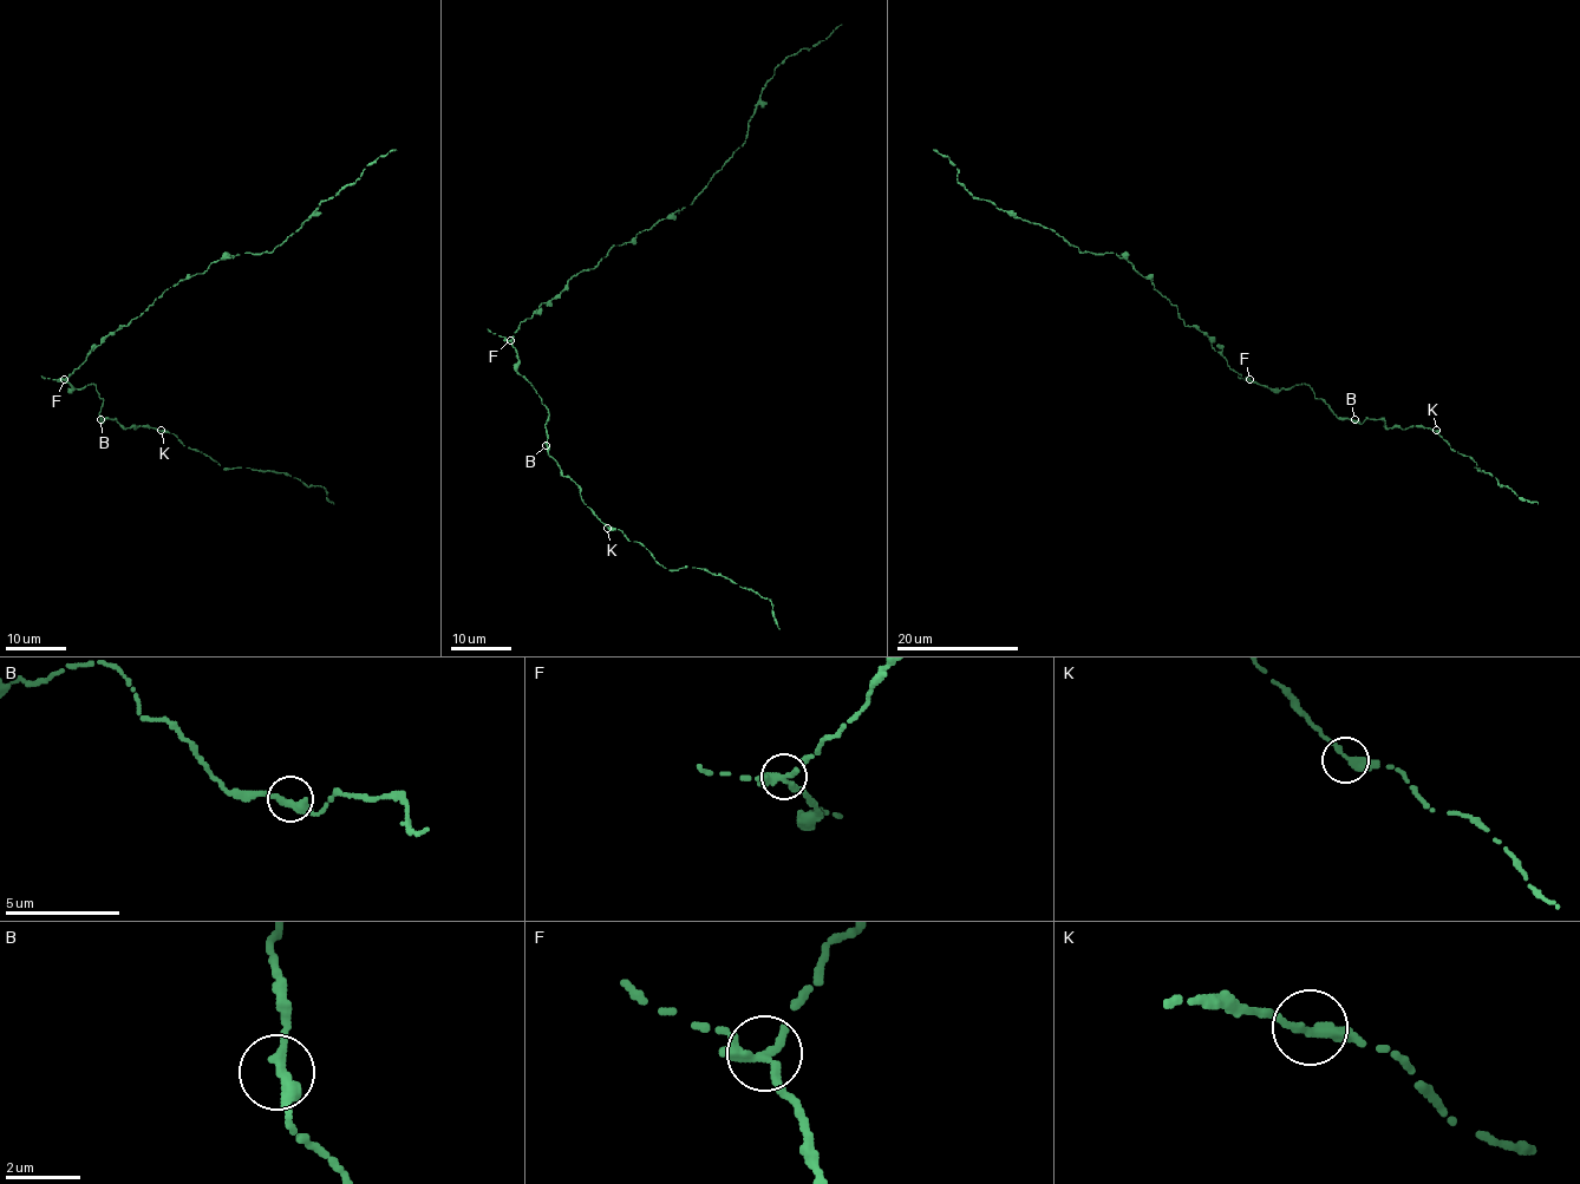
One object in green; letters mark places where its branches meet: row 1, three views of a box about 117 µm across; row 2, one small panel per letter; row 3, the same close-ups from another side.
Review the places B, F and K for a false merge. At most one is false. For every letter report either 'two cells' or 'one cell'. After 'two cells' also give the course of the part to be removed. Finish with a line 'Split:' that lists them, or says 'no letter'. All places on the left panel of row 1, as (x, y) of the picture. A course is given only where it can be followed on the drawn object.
B: one cell
F: two cells; course (64, 379), (106, 337), (167, 289), (202, 274), (213, 262), (245, 253), (271, 253), (321, 201), (397, 149)
K: one cell
Split: F

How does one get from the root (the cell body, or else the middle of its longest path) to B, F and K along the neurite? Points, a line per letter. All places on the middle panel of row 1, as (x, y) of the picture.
B: (523, 321), (511, 342), (518, 360), (517, 372), (534, 387), (549, 413), (544, 425), (546, 445)
F: (523, 321), (509, 340)
K: (523, 321), (511, 342), (517, 372), (549, 413), (547, 453), (607, 528)

